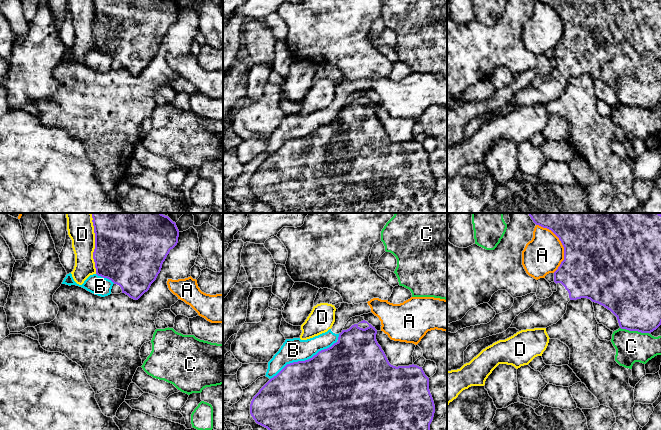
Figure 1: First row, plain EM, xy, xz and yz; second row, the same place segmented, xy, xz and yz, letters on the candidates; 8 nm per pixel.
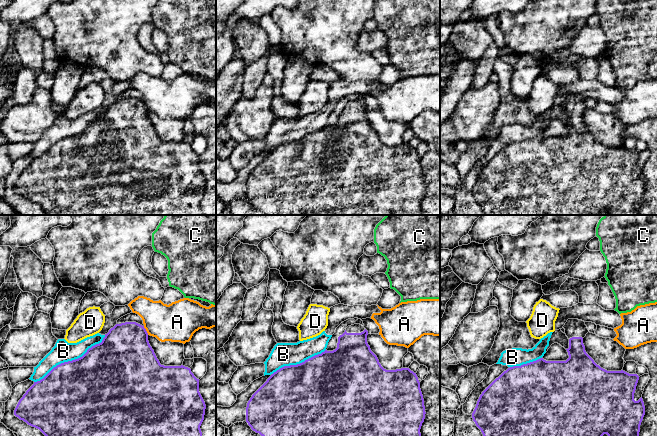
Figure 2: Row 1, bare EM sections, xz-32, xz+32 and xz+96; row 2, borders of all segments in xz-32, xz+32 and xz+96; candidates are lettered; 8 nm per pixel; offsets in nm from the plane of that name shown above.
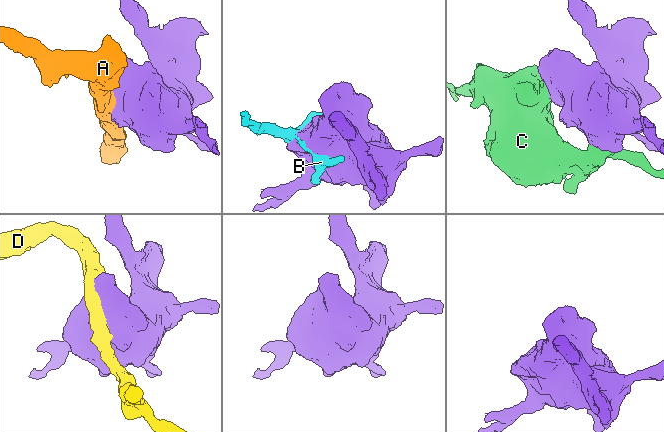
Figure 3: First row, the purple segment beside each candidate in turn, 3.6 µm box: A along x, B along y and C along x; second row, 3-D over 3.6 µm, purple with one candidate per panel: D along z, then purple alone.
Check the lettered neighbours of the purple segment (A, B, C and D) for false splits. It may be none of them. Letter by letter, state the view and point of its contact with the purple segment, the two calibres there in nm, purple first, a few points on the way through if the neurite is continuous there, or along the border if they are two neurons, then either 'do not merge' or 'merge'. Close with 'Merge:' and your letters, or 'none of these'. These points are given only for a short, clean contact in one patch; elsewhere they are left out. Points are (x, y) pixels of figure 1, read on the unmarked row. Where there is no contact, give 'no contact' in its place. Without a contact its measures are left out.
A: contact yz (562, 20); calibres 460 and 300 nm; do not merge
B: contact xz (303, 137); calibres 500 and 190 nm; do not merge
C: contact yz (634, 106); calibres 420 and 260 nm; do not merge
D: contact xy (94, 25); calibres 480 and 190 nm; do not merge
Merge: none of these

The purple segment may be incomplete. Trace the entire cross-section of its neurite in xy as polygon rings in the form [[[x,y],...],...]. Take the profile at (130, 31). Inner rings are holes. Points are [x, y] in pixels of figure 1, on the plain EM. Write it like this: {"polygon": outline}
{"polygon": [[[93,0],[96,50],[121,63],[122,69],[138,76],[161,47],[170,26],[178,19],[176,0]]]}

